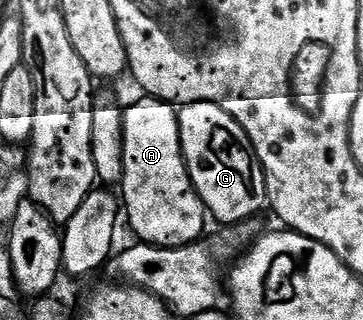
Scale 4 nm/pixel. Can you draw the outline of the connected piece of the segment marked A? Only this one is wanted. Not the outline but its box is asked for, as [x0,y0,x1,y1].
[121,98,209,248]

